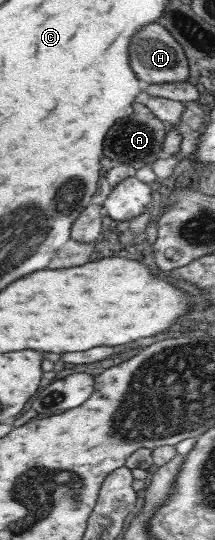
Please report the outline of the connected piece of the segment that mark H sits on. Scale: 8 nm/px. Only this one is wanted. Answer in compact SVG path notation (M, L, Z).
M158 22L144 26L133 36L129 44L129 60L136 77L143 84L176 83L177 80L189 78L189 61L183 47L172 37L172 34Z

